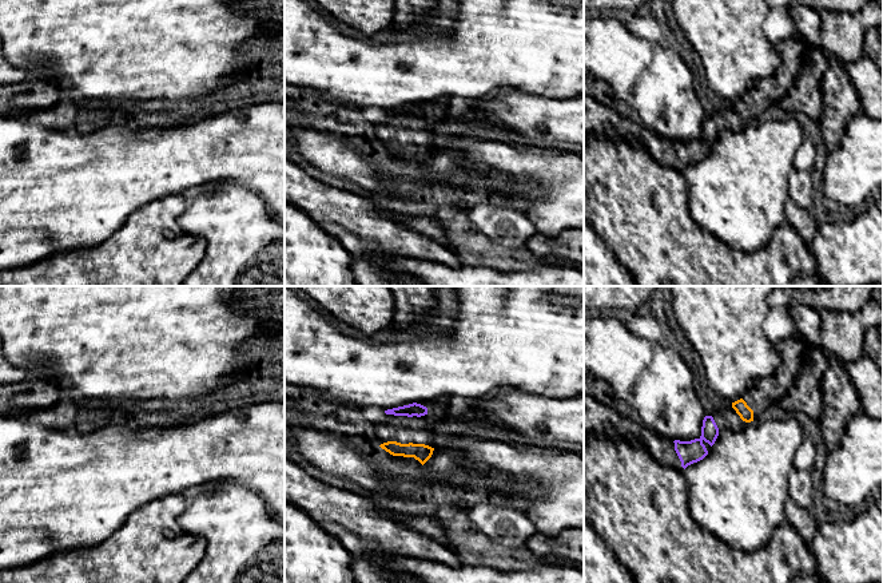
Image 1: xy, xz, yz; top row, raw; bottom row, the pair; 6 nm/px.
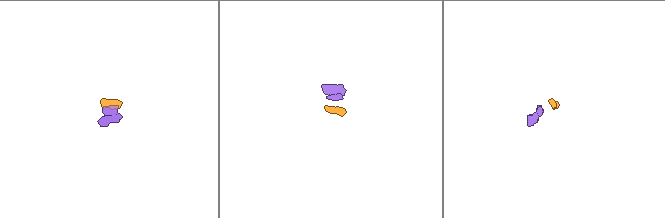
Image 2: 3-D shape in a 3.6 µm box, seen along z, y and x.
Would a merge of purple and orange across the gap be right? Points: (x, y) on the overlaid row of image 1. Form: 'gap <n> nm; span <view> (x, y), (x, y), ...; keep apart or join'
gap 140 nm; span yz (712, 417), (732, 407); join

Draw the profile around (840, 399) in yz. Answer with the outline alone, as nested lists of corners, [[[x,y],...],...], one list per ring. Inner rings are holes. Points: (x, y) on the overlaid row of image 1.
[[[828,357],[828,368],[822,378],[823,412],[818,420],[827,449],[839,448],[850,420],[862,413],[859,392],[843,362]]]

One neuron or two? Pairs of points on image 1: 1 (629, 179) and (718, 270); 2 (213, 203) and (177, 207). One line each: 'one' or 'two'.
1: one
2: two

